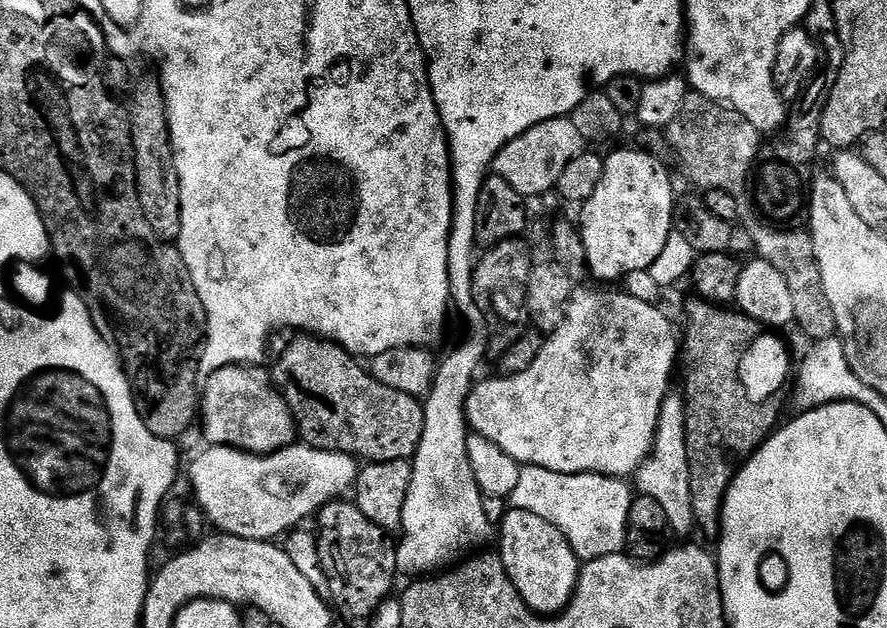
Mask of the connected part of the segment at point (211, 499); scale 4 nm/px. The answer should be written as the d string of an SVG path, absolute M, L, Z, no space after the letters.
M293 442L289 448L271 452L268 456L256 456L252 452L243 452L237 448L208 446L205 447L205 449L205 452L197 454L196 461L192 464L192 492L196 495L196 498L194 498L195 503L203 510L205 518L213 529L219 530L225 536L237 536L238 538L246 538L247 540L267 540L272 542L277 538L283 537L285 534L293 531L297 526L303 525L300 523L302 523L307 516L315 517L324 505L330 504L333 500L343 497L345 495L344 491L346 491L347 488L349 491L349 489L355 485L358 475L357 457L348 456L344 452L324 452L321 448L313 448L303 442Z

